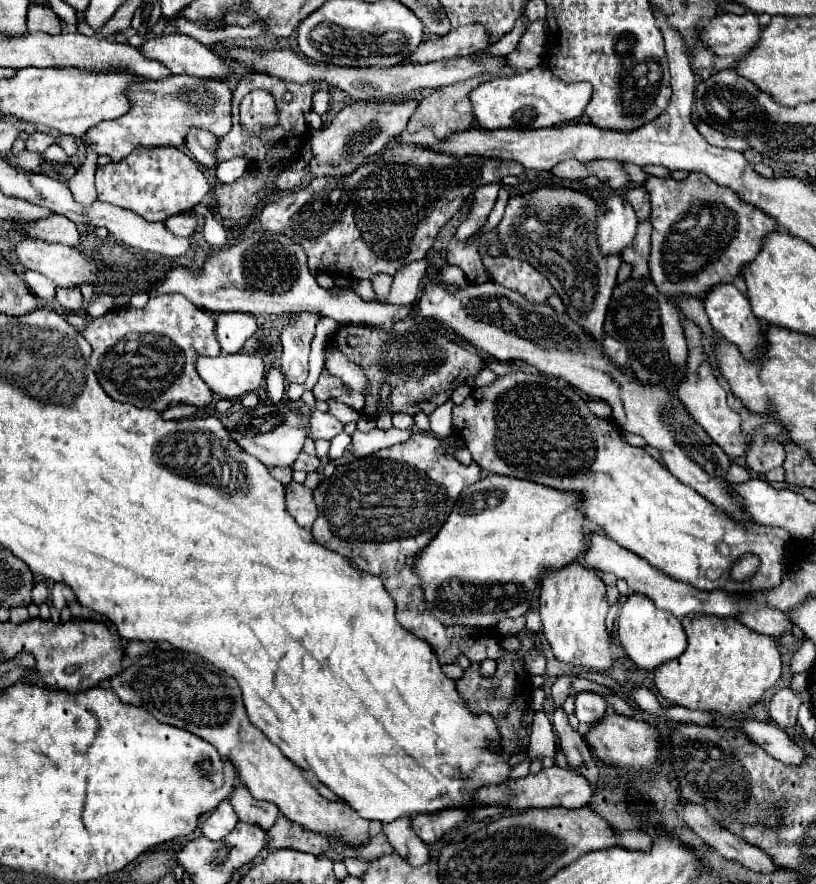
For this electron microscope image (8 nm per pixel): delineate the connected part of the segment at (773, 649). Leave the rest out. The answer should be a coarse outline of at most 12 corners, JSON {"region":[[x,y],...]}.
{"region":[[684,617],[654,671],[668,703],[746,713],[780,679],[774,639]]}

